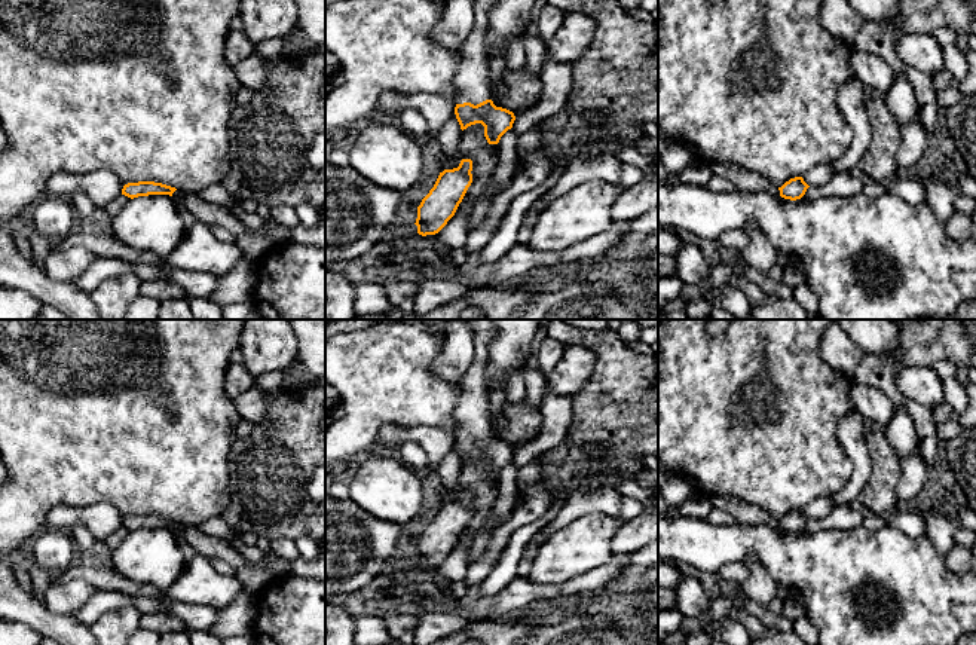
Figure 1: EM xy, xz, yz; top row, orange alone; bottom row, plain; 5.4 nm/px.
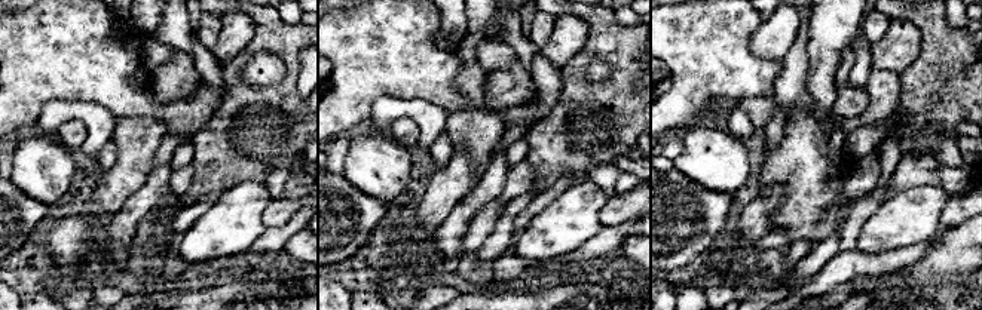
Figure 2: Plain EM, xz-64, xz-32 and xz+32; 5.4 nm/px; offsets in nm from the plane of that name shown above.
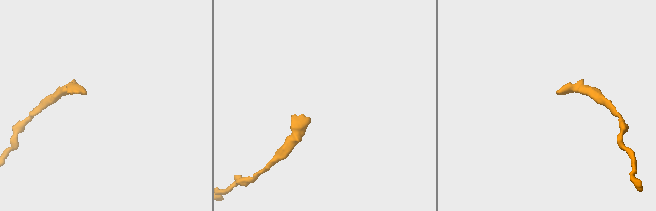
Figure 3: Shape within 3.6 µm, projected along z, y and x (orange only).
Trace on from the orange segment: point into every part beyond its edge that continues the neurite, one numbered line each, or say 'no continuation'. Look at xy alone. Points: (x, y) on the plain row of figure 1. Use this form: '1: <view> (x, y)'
no continuation

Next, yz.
no continuation

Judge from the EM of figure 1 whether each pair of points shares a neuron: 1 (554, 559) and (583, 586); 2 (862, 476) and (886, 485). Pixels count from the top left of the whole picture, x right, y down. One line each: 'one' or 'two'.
1: two
2: two

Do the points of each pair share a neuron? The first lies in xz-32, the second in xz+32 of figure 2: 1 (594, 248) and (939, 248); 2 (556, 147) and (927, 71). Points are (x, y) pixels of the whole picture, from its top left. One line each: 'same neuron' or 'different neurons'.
1: different neurons
2: same neuron

